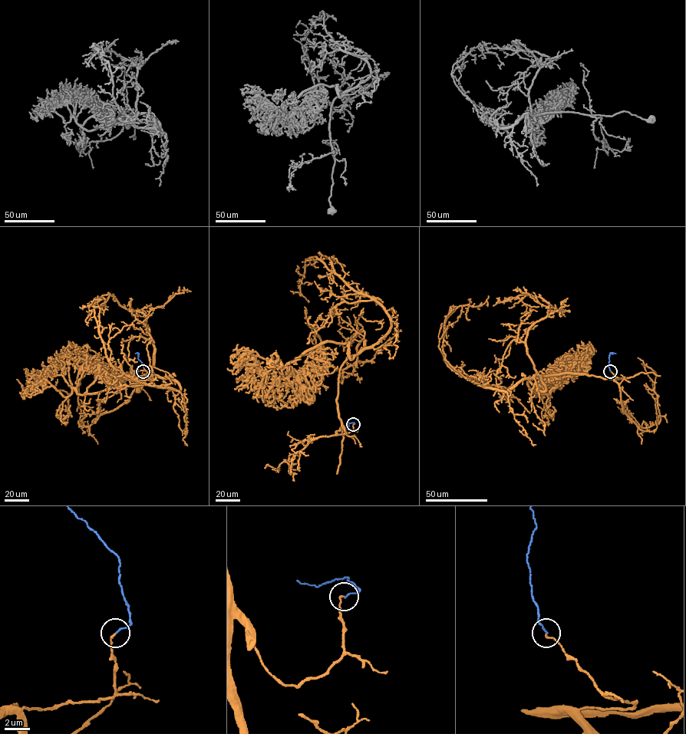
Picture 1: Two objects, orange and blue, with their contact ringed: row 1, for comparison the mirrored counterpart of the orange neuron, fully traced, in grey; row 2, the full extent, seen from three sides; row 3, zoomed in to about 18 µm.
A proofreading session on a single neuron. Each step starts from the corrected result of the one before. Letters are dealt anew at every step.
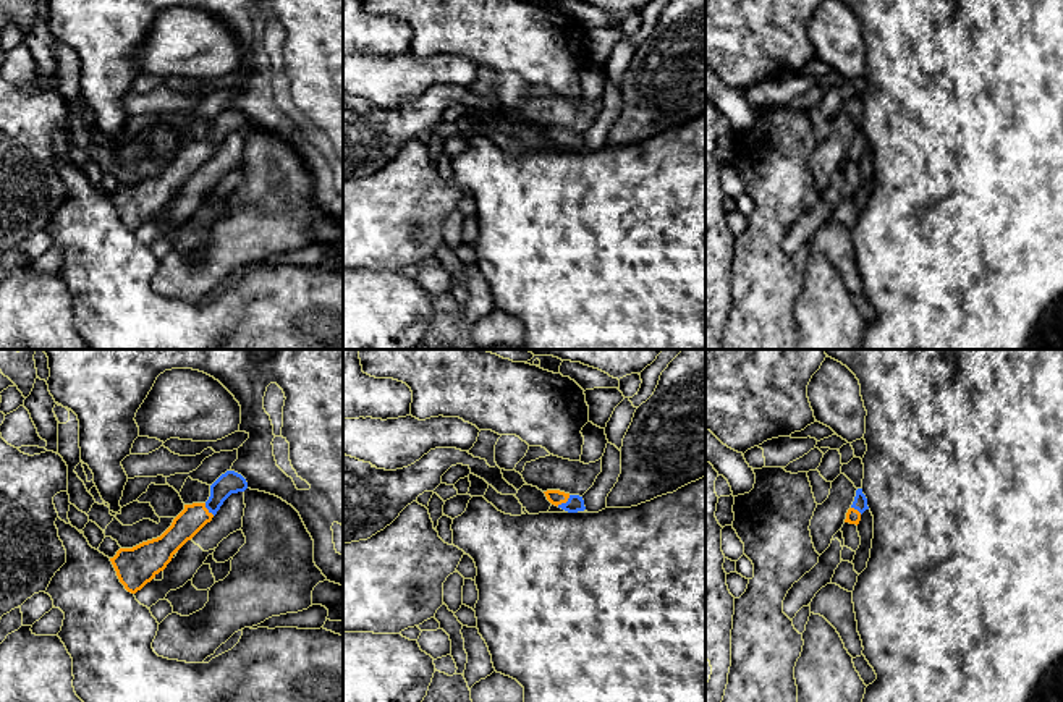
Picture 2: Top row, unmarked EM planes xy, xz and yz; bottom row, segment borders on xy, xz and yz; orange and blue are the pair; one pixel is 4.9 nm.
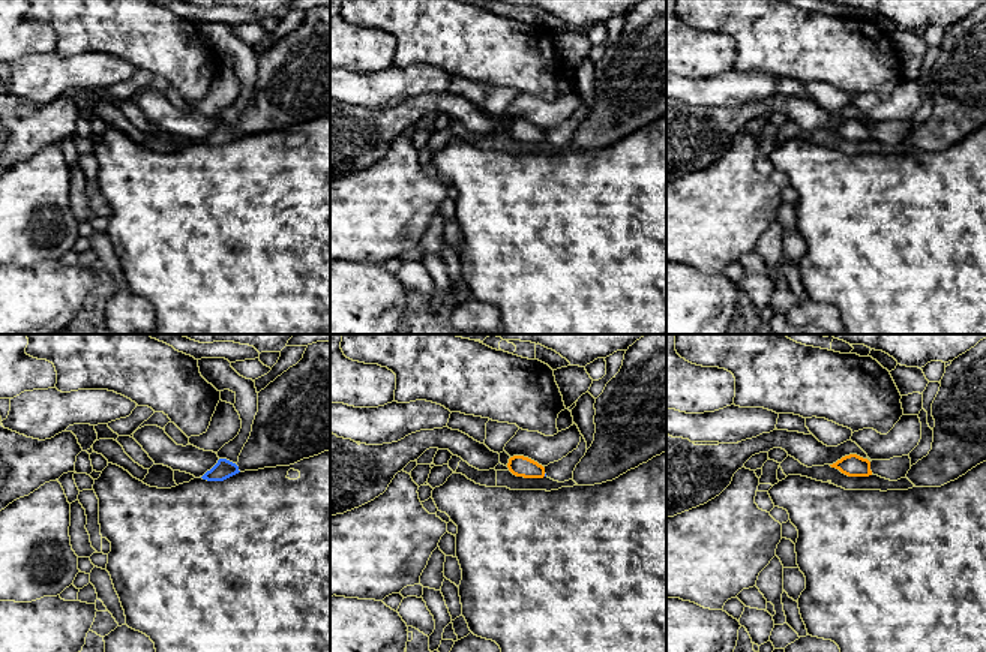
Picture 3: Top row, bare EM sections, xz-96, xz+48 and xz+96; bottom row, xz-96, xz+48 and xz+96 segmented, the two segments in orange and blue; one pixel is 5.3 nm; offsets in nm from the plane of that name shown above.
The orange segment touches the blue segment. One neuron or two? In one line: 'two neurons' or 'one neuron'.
one neuron

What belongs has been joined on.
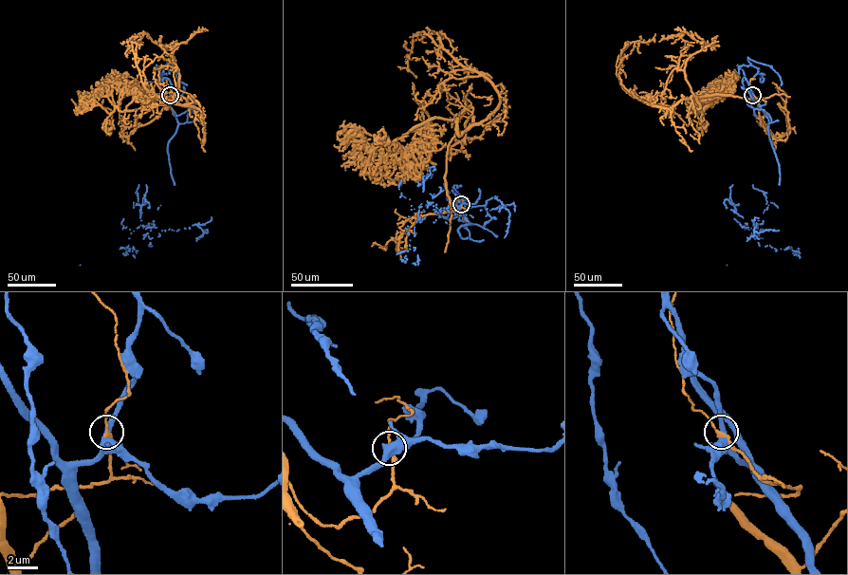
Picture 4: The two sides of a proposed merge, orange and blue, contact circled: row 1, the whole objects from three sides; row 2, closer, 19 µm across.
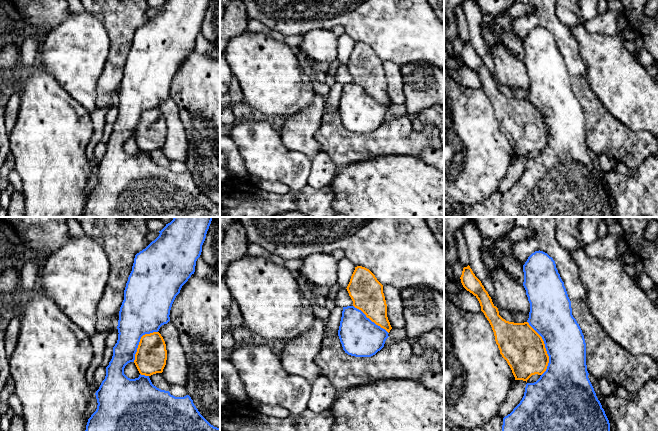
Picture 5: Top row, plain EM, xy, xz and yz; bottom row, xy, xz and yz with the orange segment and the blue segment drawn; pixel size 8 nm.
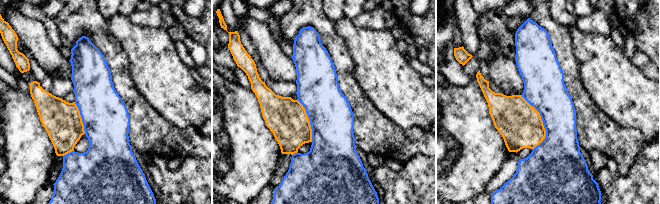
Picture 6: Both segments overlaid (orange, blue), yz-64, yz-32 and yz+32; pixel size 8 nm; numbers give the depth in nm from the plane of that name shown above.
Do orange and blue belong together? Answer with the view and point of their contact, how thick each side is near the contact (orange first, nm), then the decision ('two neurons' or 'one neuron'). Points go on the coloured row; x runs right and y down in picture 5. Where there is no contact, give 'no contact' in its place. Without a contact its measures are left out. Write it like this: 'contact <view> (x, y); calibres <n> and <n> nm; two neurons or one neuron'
contact yz (545, 348); calibres 340 and 320 nm; two neurons

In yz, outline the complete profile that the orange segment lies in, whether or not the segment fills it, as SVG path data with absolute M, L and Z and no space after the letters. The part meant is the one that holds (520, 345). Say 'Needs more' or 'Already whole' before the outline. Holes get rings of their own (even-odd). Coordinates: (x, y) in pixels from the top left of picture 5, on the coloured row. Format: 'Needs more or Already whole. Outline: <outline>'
Already whole. Outline: M469 265L463 268L460 279L463 287L478 299L481 311L492 327L500 354L510 366L515 380L527 382L532 375L542 375L549 363L542 337L528 322L514 323L503 319Z

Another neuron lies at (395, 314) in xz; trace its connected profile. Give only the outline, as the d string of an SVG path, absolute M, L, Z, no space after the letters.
M383 285L383 293L387 304L387 317L391 327L404 329L405 319L400 290L391 285Z

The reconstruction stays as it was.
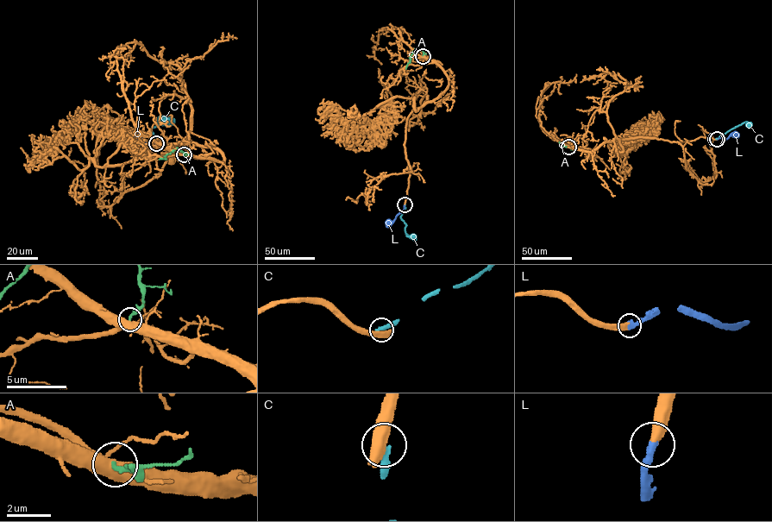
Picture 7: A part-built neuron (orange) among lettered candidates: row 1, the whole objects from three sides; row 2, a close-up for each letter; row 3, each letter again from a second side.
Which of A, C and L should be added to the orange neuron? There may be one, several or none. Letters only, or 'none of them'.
L

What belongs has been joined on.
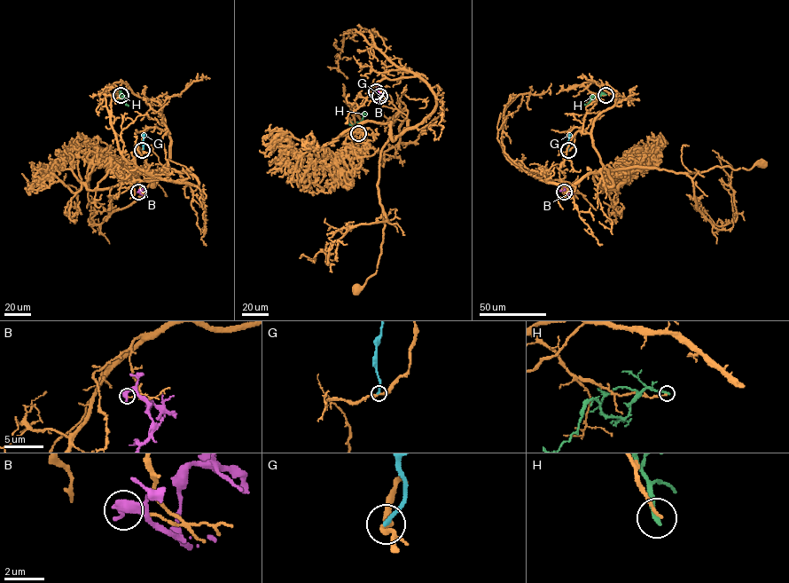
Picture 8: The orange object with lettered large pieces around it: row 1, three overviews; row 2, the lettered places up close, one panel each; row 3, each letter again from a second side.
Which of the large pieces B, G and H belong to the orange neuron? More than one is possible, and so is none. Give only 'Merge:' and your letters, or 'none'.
Merge: none

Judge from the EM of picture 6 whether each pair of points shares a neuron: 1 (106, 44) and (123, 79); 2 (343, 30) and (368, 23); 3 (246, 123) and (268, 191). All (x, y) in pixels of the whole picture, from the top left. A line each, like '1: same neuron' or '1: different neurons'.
1: same neuron
2: different neurons
3: different neurons

